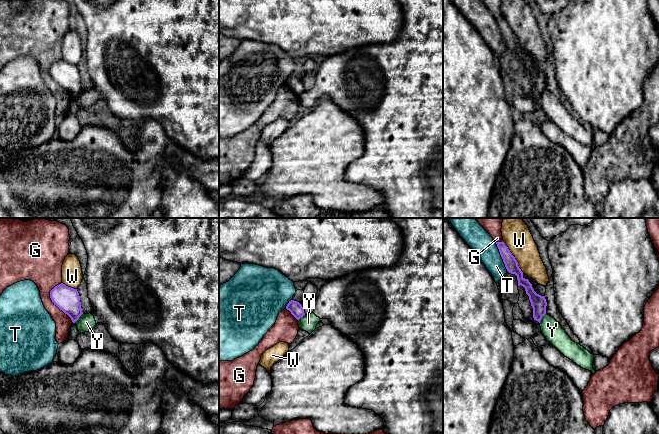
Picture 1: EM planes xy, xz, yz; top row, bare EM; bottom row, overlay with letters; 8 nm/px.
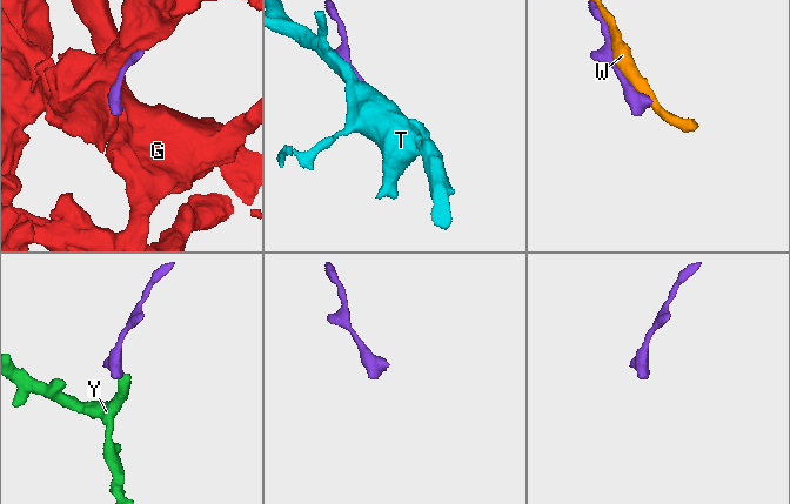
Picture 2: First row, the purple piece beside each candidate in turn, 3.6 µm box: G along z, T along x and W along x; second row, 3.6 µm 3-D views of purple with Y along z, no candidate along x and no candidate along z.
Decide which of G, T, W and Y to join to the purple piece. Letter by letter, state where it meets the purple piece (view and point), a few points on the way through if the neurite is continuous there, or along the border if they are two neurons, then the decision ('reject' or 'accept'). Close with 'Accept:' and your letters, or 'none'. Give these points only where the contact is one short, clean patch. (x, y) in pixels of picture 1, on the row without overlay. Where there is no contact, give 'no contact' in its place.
G: xy (53, 78) | reject
T: yz (501, 32) | reject
W: yz (514, 33) | reject
Y: xy (78, 94) | along xy (82, 89), (74, 98) | reject
Accept: none

